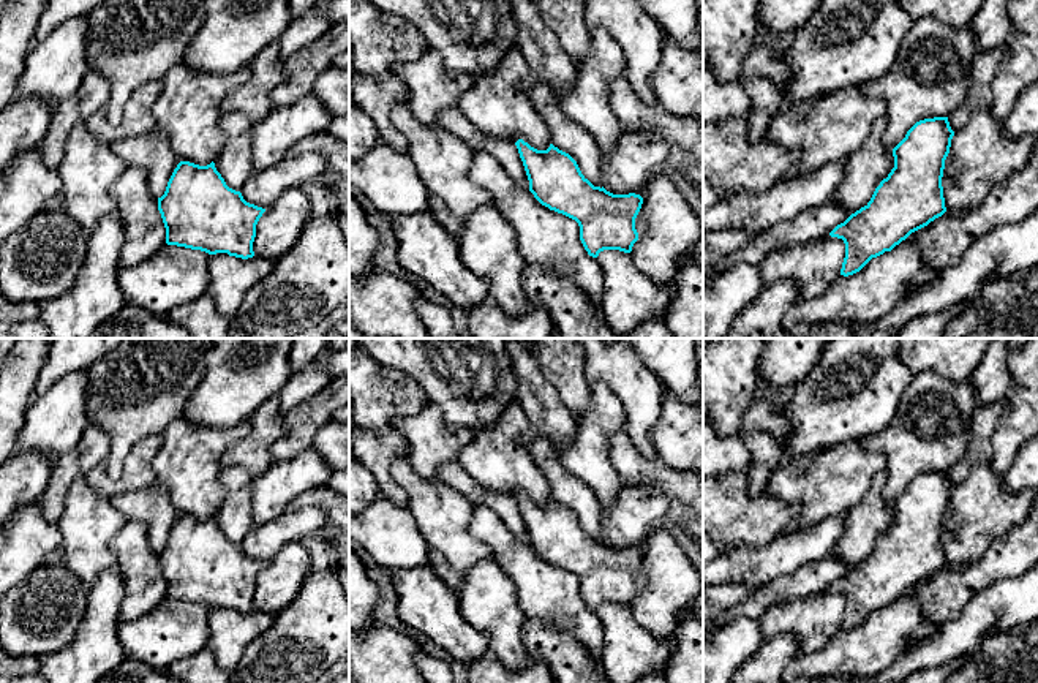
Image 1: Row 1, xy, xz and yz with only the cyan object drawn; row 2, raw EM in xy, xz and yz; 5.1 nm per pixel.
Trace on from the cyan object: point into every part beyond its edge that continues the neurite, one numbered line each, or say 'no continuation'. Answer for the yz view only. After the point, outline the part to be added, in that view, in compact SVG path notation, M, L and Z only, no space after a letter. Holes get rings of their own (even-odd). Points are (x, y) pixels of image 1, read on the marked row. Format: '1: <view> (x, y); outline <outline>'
no continuation

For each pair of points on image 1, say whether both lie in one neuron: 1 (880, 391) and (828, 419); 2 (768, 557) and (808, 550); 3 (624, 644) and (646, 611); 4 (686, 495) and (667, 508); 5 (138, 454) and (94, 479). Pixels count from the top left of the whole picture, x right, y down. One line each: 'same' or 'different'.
1: same
2: same
3: different
4: different
5: same

